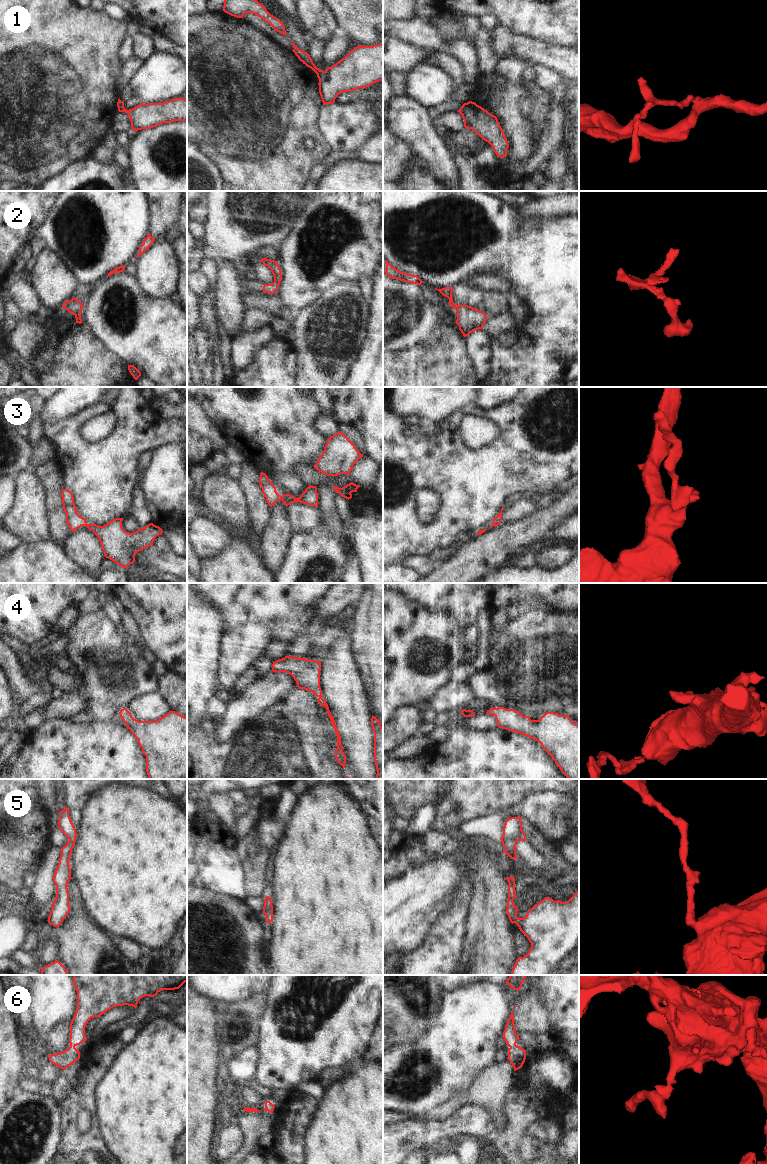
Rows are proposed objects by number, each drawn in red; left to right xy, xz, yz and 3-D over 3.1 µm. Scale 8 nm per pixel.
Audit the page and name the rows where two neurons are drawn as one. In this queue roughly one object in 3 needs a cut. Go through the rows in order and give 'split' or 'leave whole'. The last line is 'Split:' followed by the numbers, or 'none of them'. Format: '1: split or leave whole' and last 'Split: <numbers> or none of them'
1: split
2: leave whole
3: leave whole
4: leave whole
5: leave whole
6: leave whole
Split: 1

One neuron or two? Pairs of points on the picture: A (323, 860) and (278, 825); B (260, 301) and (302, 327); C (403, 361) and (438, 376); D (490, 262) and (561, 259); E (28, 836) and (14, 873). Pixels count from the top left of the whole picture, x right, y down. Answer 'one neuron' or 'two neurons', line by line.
A: two neurons
B: two neurons
C: one neuron
D: one neuron
E: one neuron

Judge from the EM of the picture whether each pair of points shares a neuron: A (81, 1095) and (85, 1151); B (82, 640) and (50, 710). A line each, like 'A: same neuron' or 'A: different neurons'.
A: same neuron
B: different neurons

